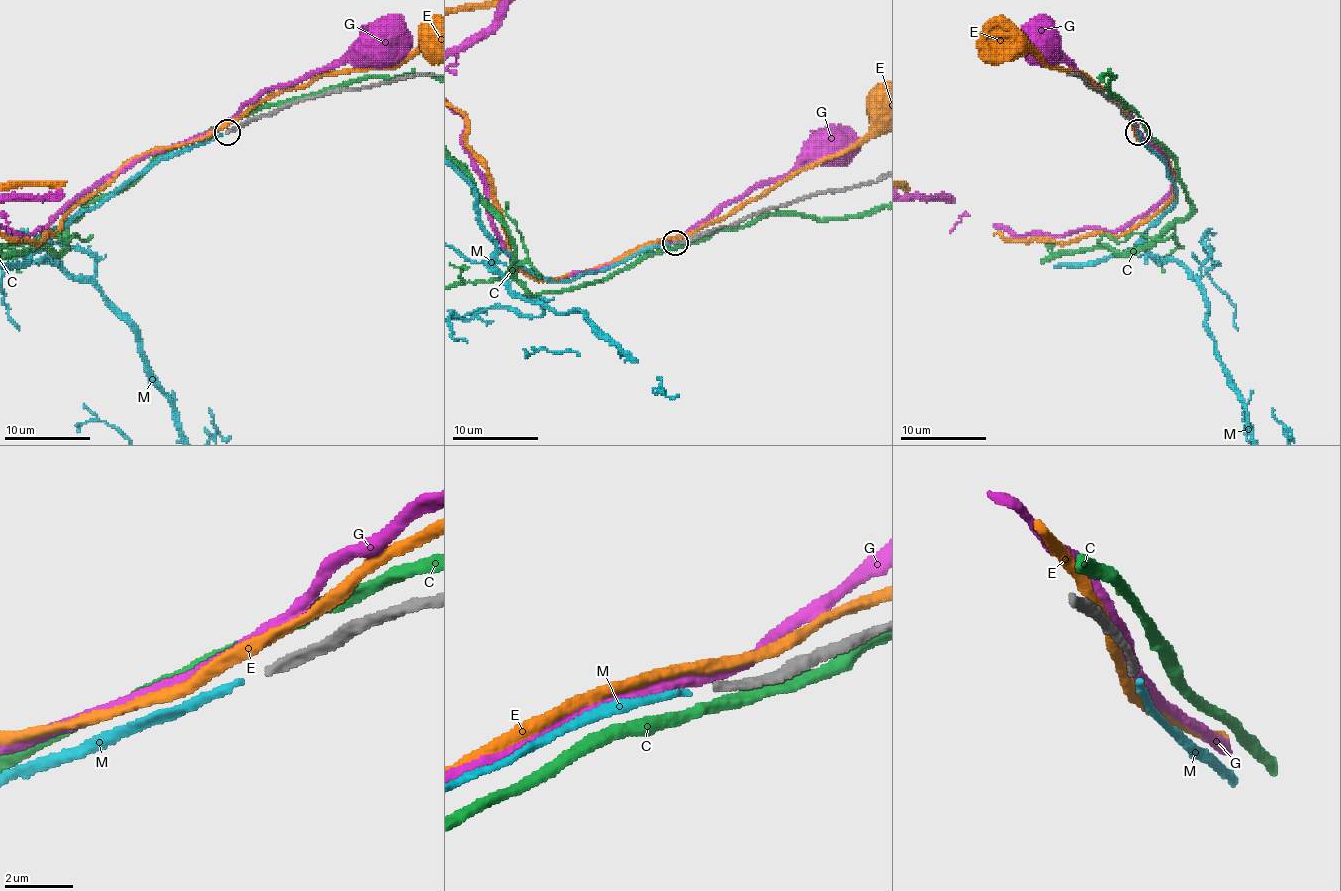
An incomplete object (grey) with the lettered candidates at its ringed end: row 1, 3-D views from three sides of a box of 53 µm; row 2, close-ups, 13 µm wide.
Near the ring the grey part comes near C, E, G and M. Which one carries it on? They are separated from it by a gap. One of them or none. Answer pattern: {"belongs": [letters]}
{"belongs": ["M"]}

